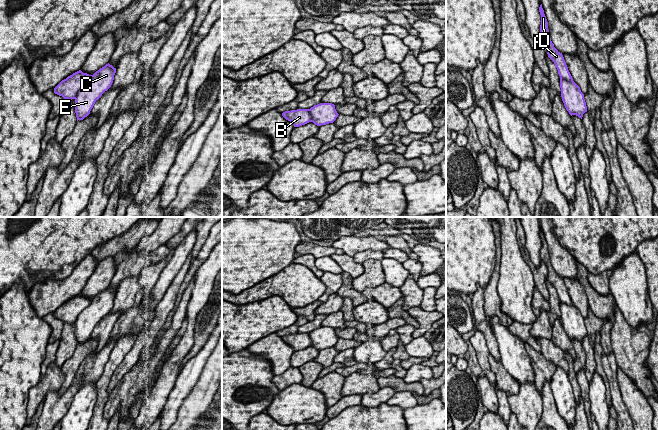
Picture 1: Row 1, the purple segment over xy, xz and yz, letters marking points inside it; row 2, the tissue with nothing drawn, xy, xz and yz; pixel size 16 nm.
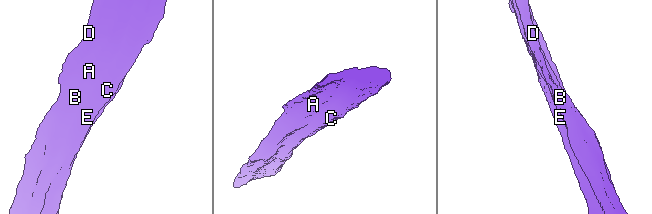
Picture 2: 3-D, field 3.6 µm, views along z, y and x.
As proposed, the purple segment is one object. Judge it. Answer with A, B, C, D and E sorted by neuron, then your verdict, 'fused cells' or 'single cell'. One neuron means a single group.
A B D / C E; fused cells

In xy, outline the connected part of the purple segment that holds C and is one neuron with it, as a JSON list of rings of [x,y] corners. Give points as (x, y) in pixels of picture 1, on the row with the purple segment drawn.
[[[108,63],[96,71],[90,81],[78,91],[75,98],[77,121],[90,114],[95,102],[111,87],[115,73],[116,68]]]

